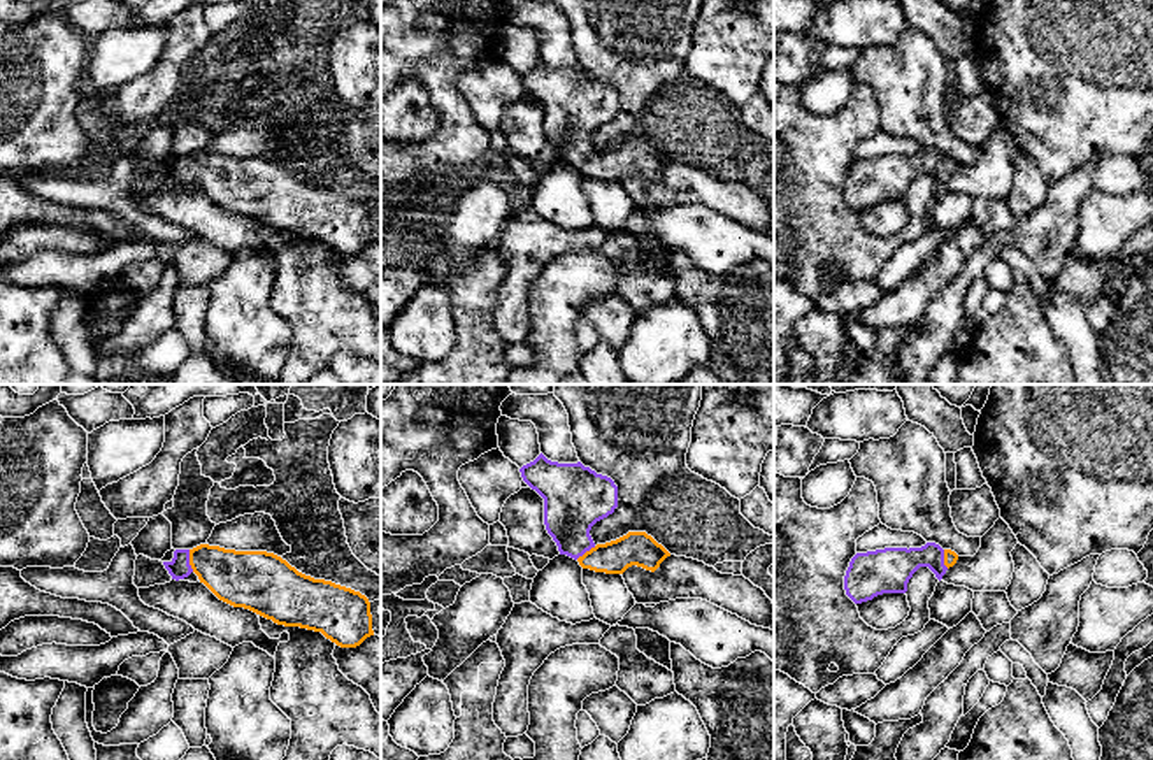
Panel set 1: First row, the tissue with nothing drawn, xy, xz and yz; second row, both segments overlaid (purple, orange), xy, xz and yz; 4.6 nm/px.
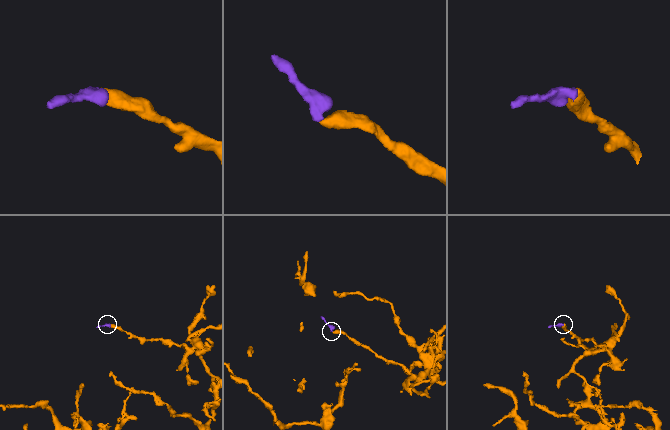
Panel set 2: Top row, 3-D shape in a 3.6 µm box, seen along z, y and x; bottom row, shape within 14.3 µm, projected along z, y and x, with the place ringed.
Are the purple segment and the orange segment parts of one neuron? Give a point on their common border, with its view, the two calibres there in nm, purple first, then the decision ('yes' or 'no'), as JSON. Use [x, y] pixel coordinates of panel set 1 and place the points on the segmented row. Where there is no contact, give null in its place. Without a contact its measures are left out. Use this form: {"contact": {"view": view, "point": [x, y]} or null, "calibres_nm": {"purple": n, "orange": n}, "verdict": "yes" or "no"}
{"contact": {"view": "xy", "point": [188, 560]}, "calibres_nm": {"purple": 100, "orange": 260}, "verdict": "yes"}

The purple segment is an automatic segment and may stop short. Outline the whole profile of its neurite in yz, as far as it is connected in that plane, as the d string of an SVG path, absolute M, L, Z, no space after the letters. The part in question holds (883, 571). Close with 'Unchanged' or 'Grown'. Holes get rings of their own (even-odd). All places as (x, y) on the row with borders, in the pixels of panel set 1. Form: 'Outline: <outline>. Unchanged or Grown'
Outline: M935 542L921 548L884 548L856 553L844 576L846 595L862 604L883 593L906 593L907 583L920 567L928 567L941 581L958 560L951 549Z. Grown

